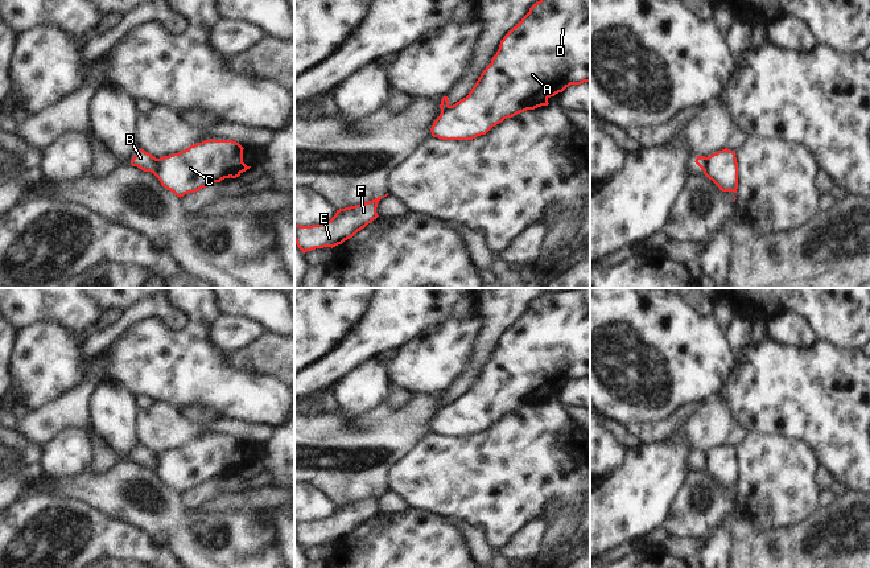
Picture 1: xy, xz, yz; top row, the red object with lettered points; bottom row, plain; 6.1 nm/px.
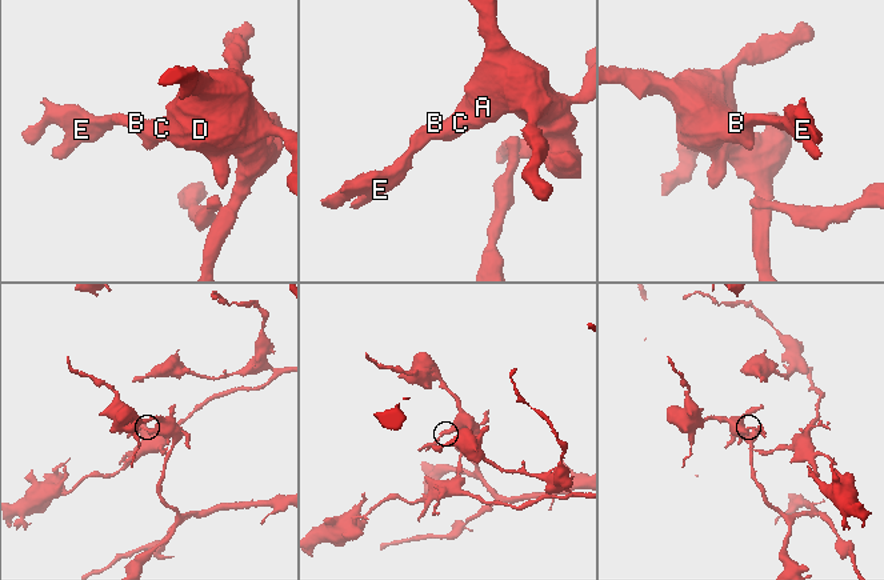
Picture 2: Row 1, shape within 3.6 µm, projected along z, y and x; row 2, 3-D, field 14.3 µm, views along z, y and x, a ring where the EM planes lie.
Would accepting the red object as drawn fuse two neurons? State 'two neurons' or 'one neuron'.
two neurons

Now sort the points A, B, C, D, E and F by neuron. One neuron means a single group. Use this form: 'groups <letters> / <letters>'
groups A C D / B E F

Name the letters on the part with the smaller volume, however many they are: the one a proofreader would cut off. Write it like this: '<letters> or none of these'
B, E, F

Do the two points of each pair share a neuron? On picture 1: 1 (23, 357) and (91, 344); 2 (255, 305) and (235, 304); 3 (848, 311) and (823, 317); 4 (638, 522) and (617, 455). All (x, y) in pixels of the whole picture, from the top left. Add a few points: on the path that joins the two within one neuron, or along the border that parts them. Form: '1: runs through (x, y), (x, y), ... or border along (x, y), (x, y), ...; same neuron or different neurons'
1: border along (91, 332), (82, 346), (81, 371); different neurons
2: runs through (250, 304), (240, 304); same neuron
3: runs through (841, 311), (829, 311); same neuron
4: border along (627, 449), (625, 461), (615, 470); different neurons

